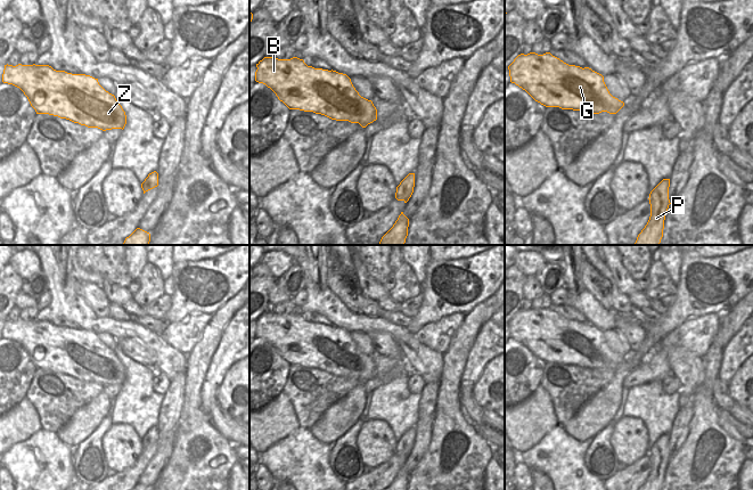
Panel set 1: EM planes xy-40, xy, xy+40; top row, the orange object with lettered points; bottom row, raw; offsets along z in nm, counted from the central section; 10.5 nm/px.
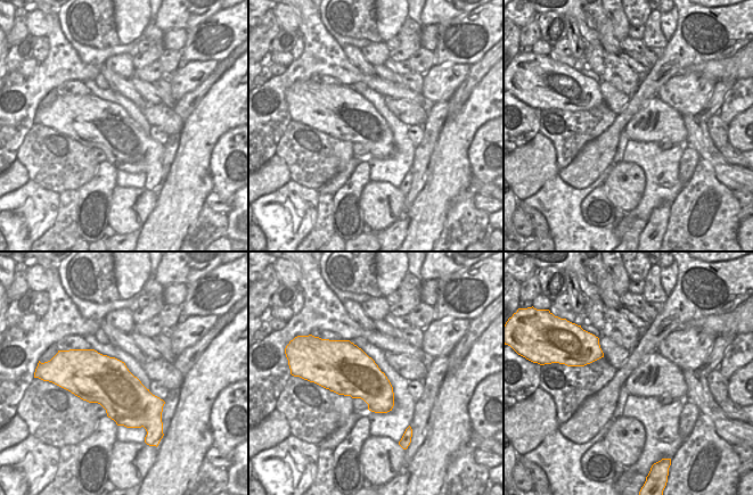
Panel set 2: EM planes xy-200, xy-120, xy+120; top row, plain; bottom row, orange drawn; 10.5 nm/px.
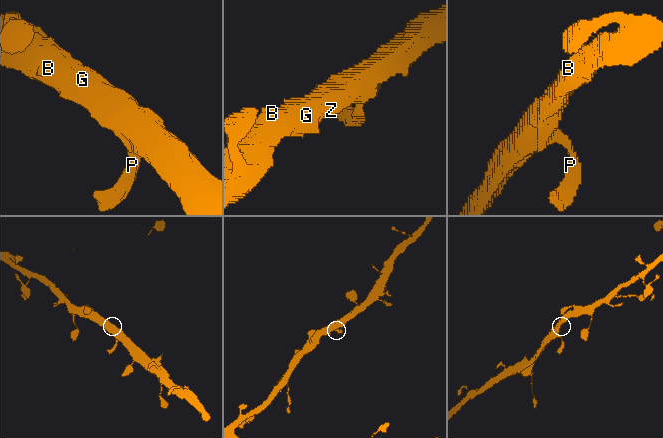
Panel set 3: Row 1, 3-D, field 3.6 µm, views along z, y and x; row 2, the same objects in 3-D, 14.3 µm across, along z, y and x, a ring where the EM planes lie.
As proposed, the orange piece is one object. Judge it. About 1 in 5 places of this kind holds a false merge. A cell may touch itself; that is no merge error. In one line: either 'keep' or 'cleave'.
keep

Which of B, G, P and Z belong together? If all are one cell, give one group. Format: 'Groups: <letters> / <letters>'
Groups: B G P Z

